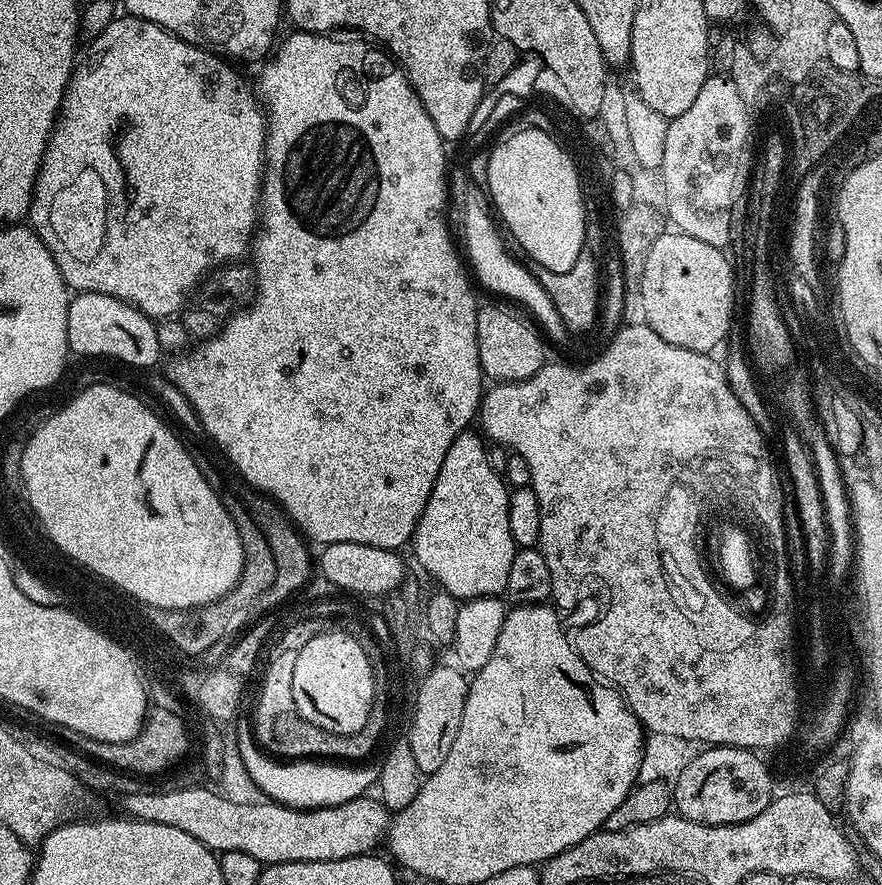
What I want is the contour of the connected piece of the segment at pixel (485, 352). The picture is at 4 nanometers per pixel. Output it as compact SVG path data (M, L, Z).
M488 304L485 308L484 305L477 307L478 358L480 369L484 371L489 381L525 380L544 367L546 363L545 337L527 319L525 320L519 320L514 313L507 312L506 309L499 308L496 304Z

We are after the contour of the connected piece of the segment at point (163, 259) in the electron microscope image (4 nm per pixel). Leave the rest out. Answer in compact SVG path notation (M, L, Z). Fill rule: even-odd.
M131 14L117 15L102 30L100 35L91 41L92 49L84 60L84 65L77 67L64 92L64 104L56 117L56 126L48 137L48 145L44 156L40 159L40 172L36 176L36 188L32 191L32 207L30 224L39 236L44 239L50 250L62 278L69 289L77 293L101 292L117 296L132 304L139 312L151 316L153 321L165 321L175 317L176 311L188 300L192 291L213 270L231 265L240 255L249 251L252 237L258 227L258 205L260 202L260 185L264 179L264 137L266 135L266 113L261 101L248 89L248 84L231 68L225 57L197 48L195 44L186 42L174 34L170 34L162 26L144 20L141 16ZM121 184L120 192L128 203L128 209L116 216L113 224L106 228L106 239L102 250L94 253L91 260L84 260L78 254L78 226L82 210L95 209L96 196L104 196L108 187L116 188Z

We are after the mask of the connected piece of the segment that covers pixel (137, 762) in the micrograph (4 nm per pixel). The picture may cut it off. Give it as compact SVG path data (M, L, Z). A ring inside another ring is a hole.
M153 707L144 717L144 727L130 742L111 744L110 742L87 740L84 736L73 735L70 744L77 752L122 773L135 774L140 778L143 778L142 776L156 776L159 772L166 771L171 764L185 759L185 745L189 741L185 737L185 721L180 721L178 717L180 716L175 711Z

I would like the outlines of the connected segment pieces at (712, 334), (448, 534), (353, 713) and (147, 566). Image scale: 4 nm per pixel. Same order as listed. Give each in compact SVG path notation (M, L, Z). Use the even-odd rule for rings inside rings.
M669 231L650 246L650 254L646 254L646 270L642 270L642 299L646 305L647 325L674 346L715 353L715 348L729 339L728 331L732 328L732 307L736 304L732 264L721 249L685 236L681 231Z
M466 430L446 450L442 470L438 470L434 490L410 541L417 562L458 602L500 596L508 587L510 565L518 550L510 534L510 489L503 475L497 469L495 472L488 461L485 437L473 432Z
M322 632L303 646L294 662L292 697L298 714L327 732L349 736L362 730L377 691L370 662L353 633Z
M112 386L95 388L81 399L74 399L74 404L68 406L67 413L51 423L50 430L42 433L42 438L34 442L34 447L28 448L26 458L28 493L34 496L36 509L44 515L44 525L52 532L52 536L57 536L60 544L65 544L77 558L84 560L84 568L88 566L97 568L102 575L108 576L108 579L115 579L122 592L132 597L133 601L154 607L181 610L199 610L205 606L215 605L229 595L243 574L242 538L221 493L212 488L199 472L185 442L180 441L146 405L141 404L137 399L119 397Z

